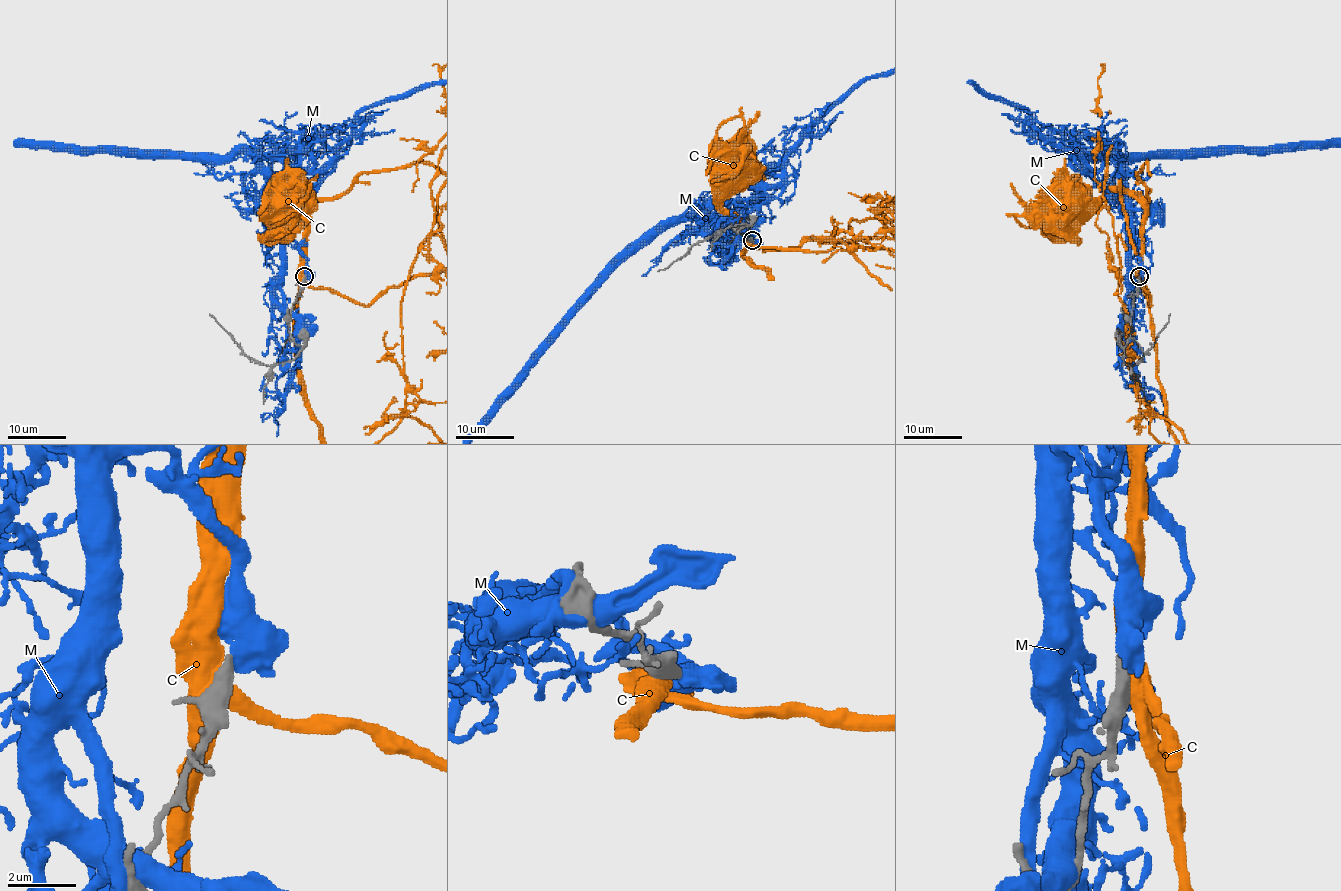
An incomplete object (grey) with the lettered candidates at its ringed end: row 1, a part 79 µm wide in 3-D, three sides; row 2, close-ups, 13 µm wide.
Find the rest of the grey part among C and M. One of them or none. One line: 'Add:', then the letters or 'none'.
Add: none

